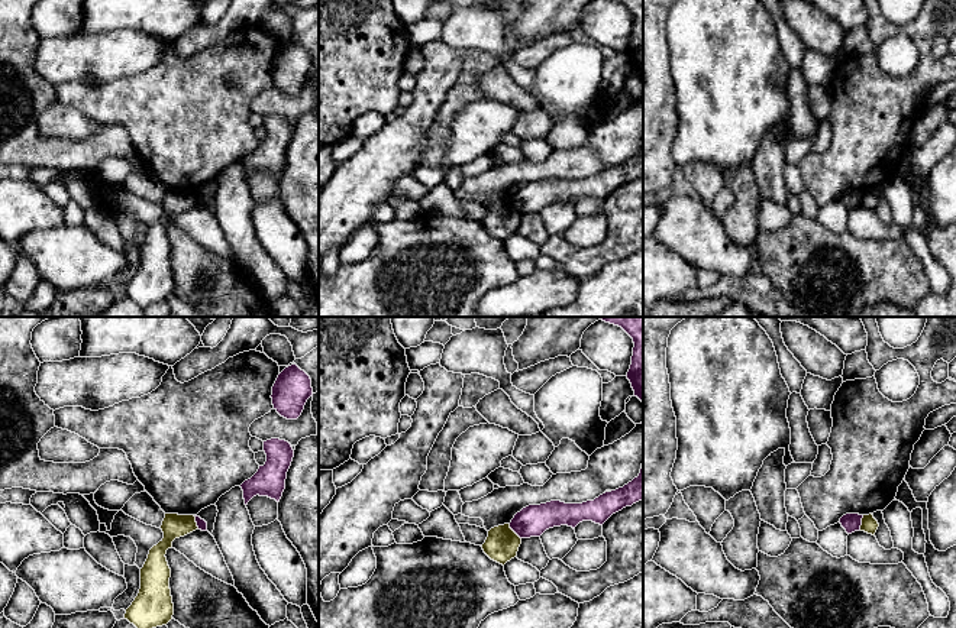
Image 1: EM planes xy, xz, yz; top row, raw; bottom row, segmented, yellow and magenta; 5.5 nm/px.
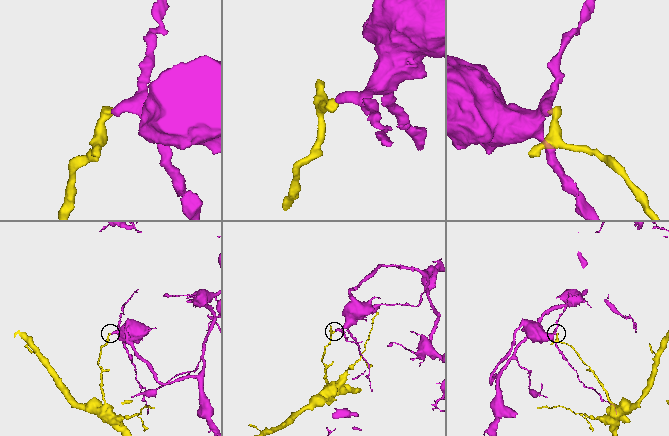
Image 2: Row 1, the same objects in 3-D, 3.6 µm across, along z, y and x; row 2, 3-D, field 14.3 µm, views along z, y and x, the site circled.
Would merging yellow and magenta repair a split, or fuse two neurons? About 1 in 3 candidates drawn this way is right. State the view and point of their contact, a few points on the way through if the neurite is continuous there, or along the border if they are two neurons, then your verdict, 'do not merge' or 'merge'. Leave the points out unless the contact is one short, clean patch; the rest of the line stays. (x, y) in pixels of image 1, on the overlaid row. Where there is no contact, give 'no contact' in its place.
contact xz (513, 531); border xz (509, 524), (520, 539); do not merge

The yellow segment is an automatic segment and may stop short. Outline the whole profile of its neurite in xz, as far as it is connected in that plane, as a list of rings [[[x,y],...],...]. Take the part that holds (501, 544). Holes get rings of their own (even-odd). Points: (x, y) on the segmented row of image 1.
[[[510,524],[494,527],[488,531],[484,553],[494,561],[506,564],[517,556],[521,538],[510,528]]]

